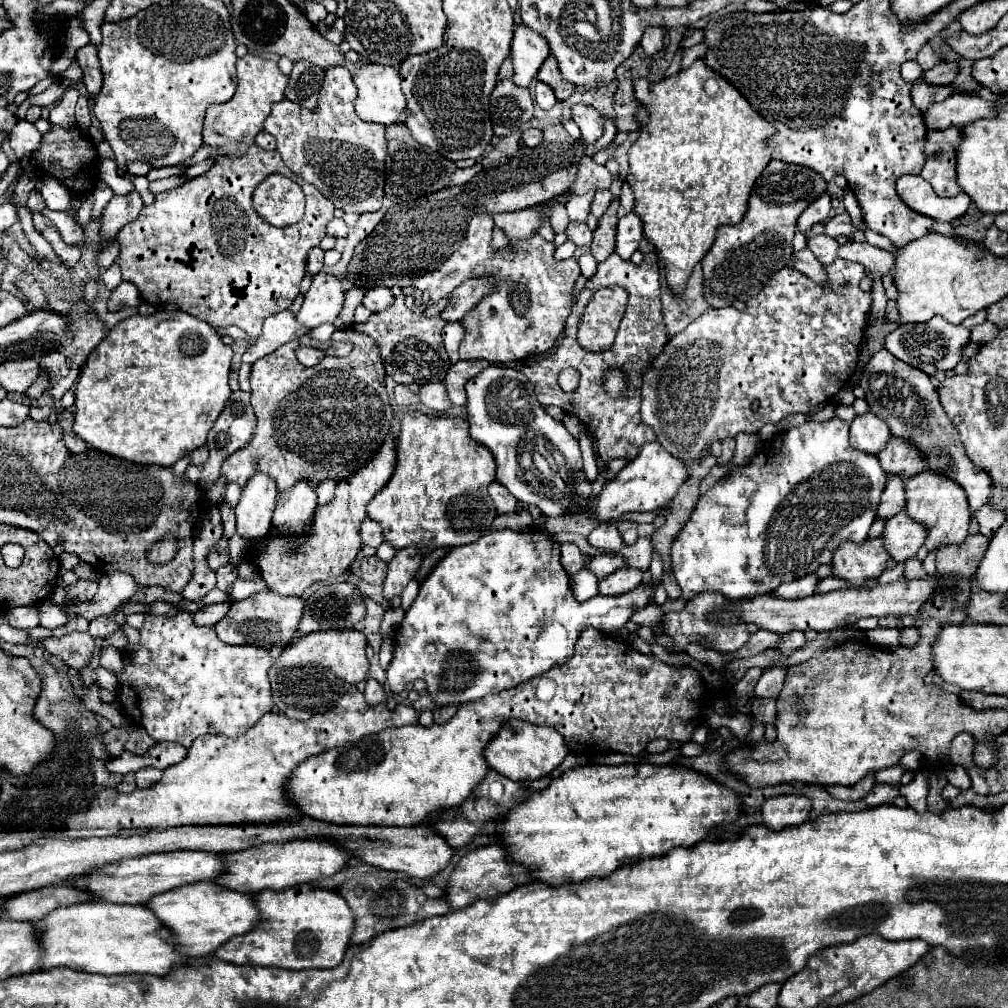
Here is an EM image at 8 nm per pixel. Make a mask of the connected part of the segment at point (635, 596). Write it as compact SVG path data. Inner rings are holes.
M497 529L497 531L487 531L477 543L471 543L471 545L463 545L463 547L453 547L441 561L439 565L433 569L433 573L423 581L423 585L419 587L419 595L417 599L413 601L413 605L409 607L409 611L405 613L401 625L397 627L395 631L395 653L393 653L393 659L387 667L387 683L391 685L389 689L393 693L401 693L405 689L405 683L409 681L415 681L415 679L423 679L427 683L427 691L429 691L429 697L435 705L461 705L461 703L469 703L469 701L477 701L477 699L483 699L485 695L493 695L493 693L499 693L503 689L511 689L511 687L517 687L545 671L549 671L553 665L561 665L565 663L567 659L571 659L573 655L573 645L577 641L577 637L581 635L581 631L585 627L595 627L603 633L609 633L613 629L621 629L625 627L625 623L629 621L631 613L645 607L649 603L649 599L653 597L653 591L655 587L649 585L649 587L637 587L629 593L623 593L623 595L617 595L617 597L603 597L603 595L595 595L591 597L589 601L585 603L579 603L575 597L573 597L573 589L571 589L571 579L567 575L567 571L563 569L561 565L561 543L549 535L547 531L543 529L525 529L525 531L513 531L513 529Z

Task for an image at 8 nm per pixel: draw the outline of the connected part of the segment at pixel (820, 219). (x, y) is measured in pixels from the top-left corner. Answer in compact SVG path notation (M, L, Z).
M825 193L821 195L821 199L815 199L799 217L799 231L805 231L809 227L813 227L815 223L825 223L825 219L829 219L831 215L831 197Z

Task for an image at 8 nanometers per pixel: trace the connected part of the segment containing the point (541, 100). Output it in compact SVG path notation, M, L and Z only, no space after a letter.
M537 83L537 87L535 87L535 101L537 101L537 105L541 107L541 109L551 109L555 103L557 103L557 99L555 99L555 95L553 95L553 89L549 87L549 85L545 85L545 83Z

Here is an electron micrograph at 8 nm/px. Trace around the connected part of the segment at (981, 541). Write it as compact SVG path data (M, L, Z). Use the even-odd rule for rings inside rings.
M981 533L969 535L961 545L945 545L937 549L937 571L939 575L961 575L975 577L977 567L987 551L989 539Z

